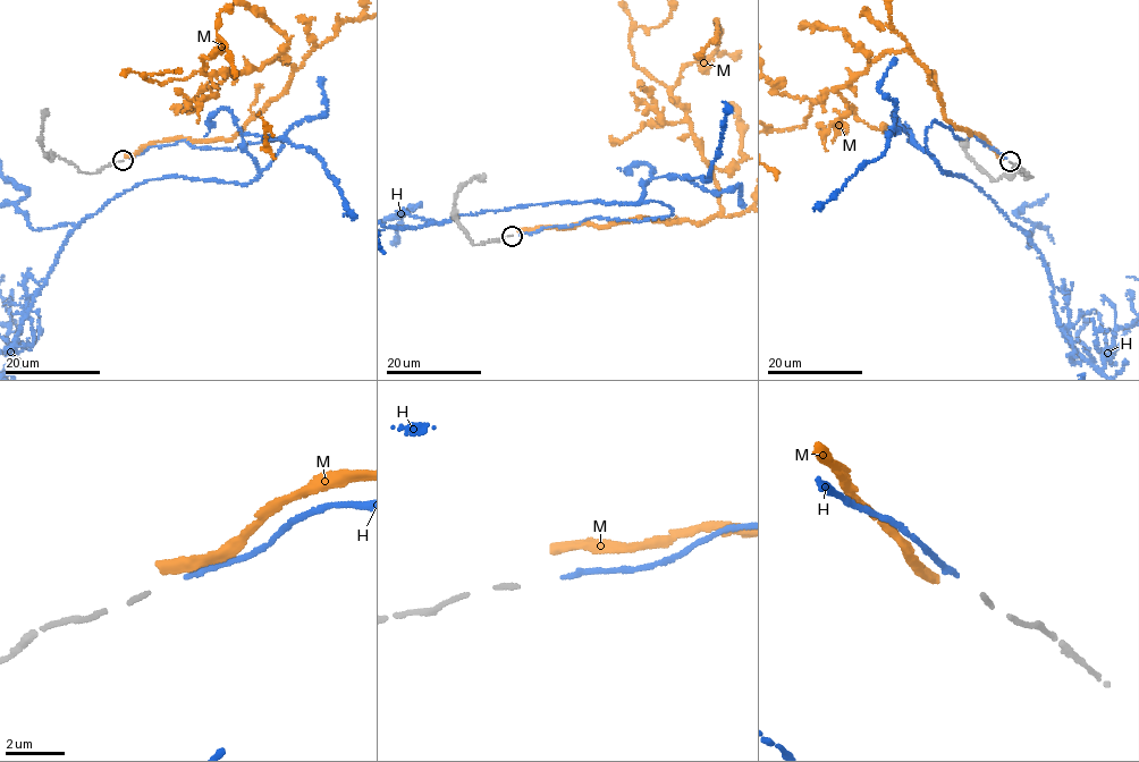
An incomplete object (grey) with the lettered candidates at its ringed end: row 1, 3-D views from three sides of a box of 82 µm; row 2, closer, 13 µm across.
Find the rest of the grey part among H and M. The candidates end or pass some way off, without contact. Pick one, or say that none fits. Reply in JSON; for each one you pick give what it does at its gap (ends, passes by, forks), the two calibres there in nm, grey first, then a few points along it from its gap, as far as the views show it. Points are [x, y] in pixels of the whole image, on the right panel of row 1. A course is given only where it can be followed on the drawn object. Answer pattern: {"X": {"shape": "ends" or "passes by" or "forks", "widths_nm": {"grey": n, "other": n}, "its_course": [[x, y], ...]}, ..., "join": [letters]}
{"H": {"shape": "ends", "widths_nm": {"grey": 160, "other": 180}}, "join": ["H"]}

